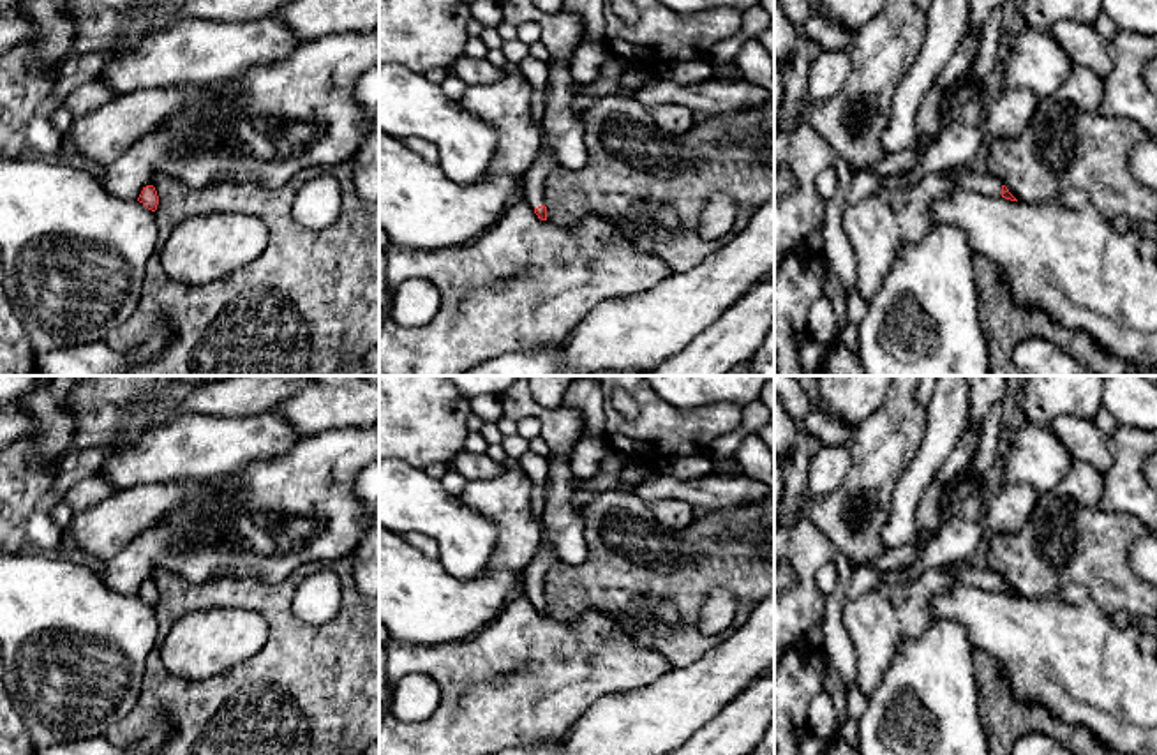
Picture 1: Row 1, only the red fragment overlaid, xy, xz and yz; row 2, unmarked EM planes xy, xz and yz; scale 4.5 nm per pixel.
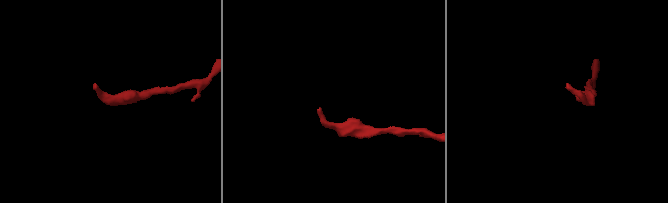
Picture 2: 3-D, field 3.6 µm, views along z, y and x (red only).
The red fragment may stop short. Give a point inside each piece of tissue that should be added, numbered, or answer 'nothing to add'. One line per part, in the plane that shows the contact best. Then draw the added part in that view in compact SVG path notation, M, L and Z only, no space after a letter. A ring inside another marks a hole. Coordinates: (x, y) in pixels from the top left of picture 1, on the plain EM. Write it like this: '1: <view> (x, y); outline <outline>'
1: xz (533, 590); outline M541 542L534 559L524 572L522 594L531 603L538 603L538 602L545 600L545 577L547 577L549 570L557 563L559 561L556 559L550 545Z

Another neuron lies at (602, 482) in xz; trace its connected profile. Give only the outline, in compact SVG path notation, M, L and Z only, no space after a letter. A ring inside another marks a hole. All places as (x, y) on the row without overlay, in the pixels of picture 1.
M600 473L598 476L591 480L577 480L575 478L575 490L591 490L591 492L603 492L610 489L621 487L621 475L607 475Z

